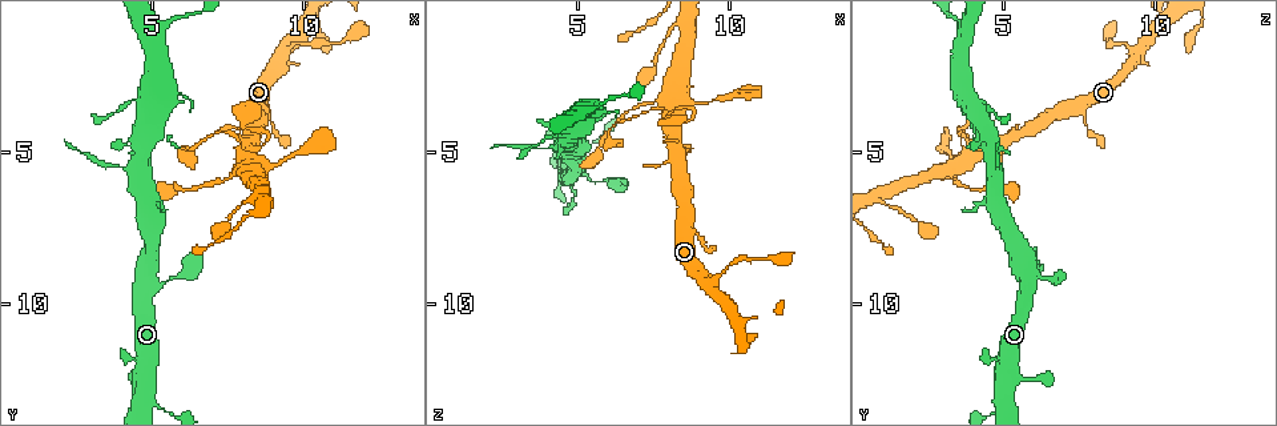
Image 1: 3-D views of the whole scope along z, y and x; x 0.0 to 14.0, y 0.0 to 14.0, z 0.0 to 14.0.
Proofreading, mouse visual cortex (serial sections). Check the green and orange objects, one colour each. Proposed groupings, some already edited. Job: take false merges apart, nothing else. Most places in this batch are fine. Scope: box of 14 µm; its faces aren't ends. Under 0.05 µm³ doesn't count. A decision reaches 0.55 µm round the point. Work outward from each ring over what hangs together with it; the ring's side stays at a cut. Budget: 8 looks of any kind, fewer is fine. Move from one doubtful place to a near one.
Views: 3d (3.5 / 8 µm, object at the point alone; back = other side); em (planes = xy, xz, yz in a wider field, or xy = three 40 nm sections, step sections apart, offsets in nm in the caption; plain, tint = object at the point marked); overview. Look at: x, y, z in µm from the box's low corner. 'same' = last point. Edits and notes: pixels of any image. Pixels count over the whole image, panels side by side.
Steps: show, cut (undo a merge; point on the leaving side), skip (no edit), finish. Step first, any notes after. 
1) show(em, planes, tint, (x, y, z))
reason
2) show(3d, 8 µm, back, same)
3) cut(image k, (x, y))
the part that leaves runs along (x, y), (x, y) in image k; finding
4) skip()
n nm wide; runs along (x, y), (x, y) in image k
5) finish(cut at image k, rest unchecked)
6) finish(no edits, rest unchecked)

show(3d, 3.5 µm, (9.3, 1.9, 9.4))
small branch off a trunk

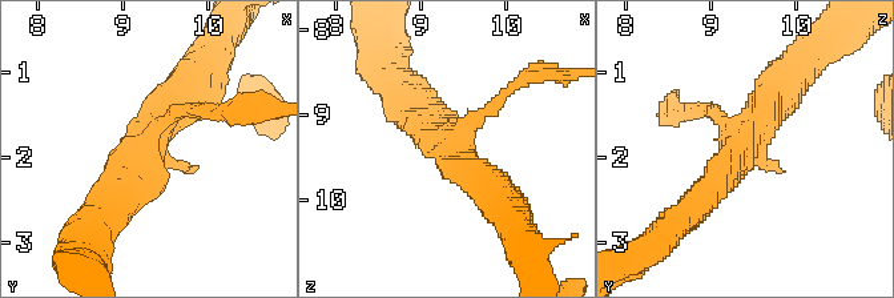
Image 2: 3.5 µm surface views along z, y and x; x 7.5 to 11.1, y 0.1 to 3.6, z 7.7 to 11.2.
show(em, xy, step 1, tint, (9.30, 1.80, 9.40))

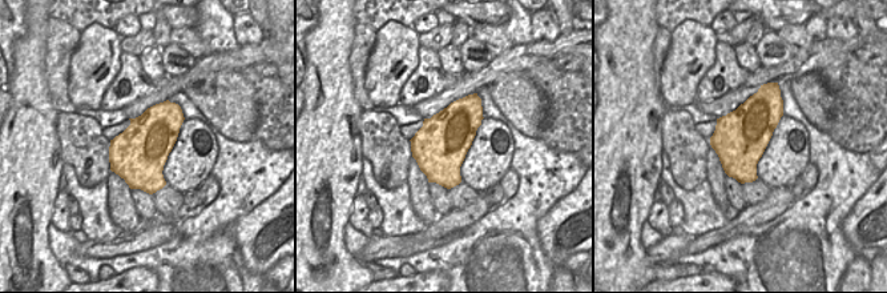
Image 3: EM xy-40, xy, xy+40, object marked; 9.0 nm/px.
skip()
all the same cell

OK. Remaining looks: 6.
show(em, planes, tint, (5.1, 4.3, 4.2))
three arms meet

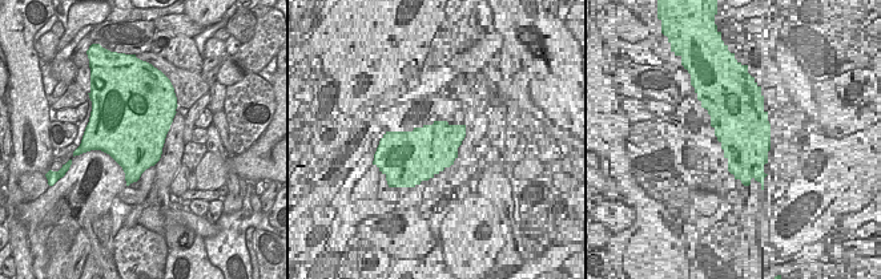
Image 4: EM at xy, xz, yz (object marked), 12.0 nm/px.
show(3d, 3.5 µm, same)
wider look

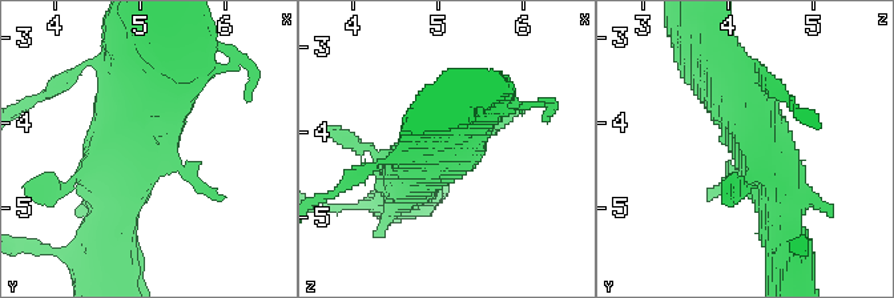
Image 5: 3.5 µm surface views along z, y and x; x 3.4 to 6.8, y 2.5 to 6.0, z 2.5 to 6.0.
skip()
one cell here

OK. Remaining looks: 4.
show(3d, 3.5 µm, (7.8, 4.6, 3.7))
sudden change in width

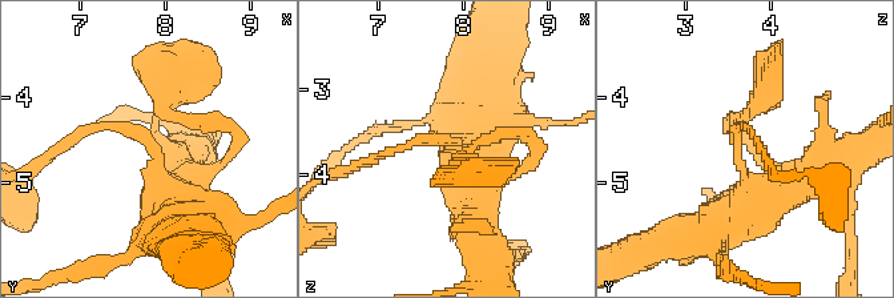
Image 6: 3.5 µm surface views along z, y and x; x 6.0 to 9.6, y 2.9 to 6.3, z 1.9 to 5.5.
show(em, xy, step 1, tint, (7.85, 4.60, 3.60))
arms of 100, 500 nm; need the tissue

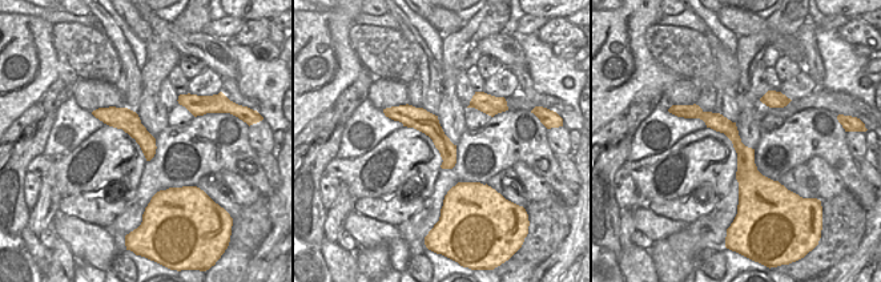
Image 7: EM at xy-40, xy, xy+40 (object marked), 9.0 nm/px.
show(em, xy, step 3, tint, same)
another direction

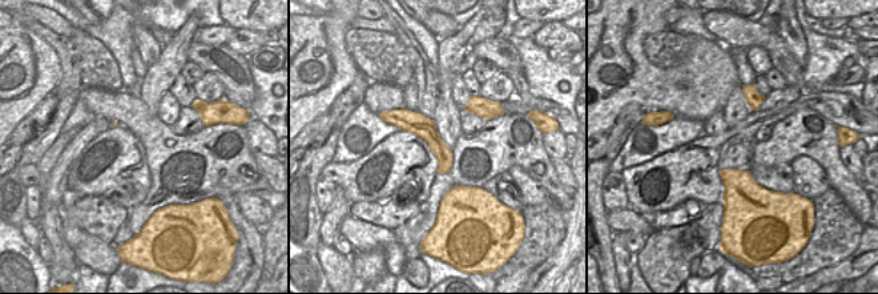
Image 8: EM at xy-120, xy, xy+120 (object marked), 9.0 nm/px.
skip()
runs along (782, 188), (754, 135) in image 6; continuous, no second cell

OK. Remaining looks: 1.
finish(no edits, rest unchecked)

